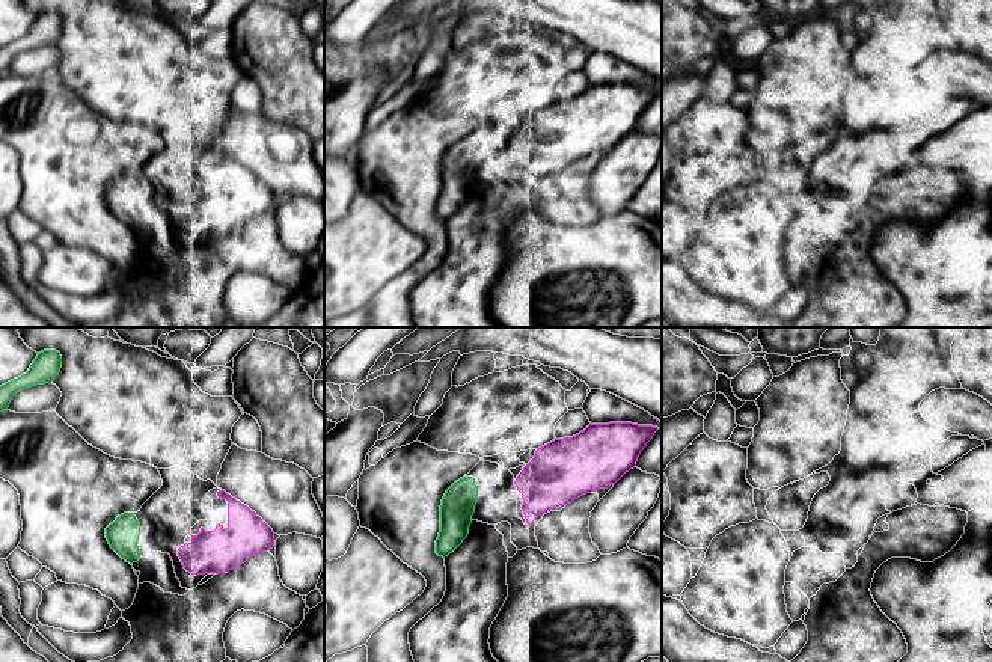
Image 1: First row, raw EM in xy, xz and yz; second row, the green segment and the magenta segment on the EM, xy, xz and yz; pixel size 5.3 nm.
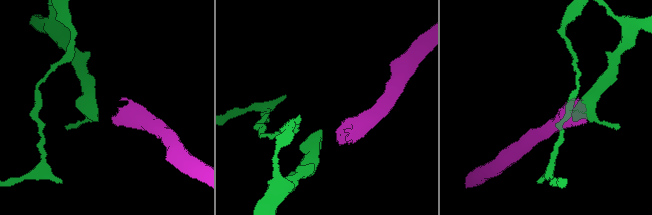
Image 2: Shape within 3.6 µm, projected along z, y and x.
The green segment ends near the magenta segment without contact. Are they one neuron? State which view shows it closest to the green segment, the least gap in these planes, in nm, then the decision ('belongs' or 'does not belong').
nearest in xz; 200 nm apart; does not belong

